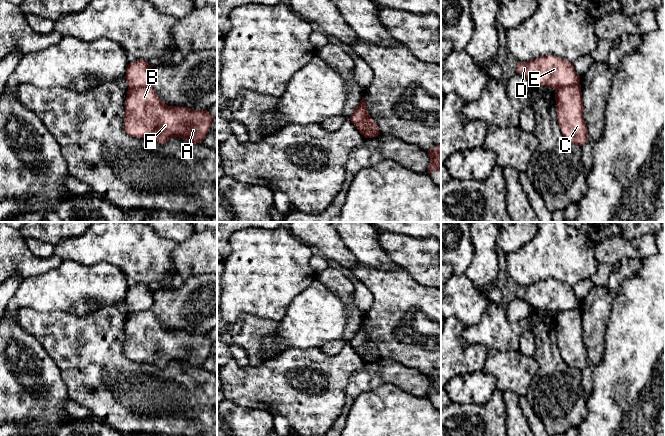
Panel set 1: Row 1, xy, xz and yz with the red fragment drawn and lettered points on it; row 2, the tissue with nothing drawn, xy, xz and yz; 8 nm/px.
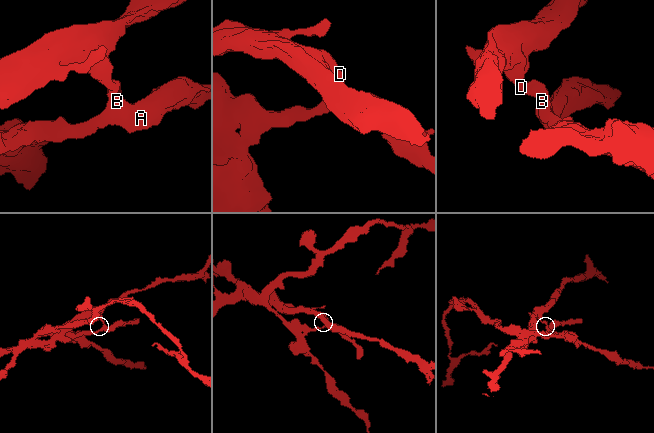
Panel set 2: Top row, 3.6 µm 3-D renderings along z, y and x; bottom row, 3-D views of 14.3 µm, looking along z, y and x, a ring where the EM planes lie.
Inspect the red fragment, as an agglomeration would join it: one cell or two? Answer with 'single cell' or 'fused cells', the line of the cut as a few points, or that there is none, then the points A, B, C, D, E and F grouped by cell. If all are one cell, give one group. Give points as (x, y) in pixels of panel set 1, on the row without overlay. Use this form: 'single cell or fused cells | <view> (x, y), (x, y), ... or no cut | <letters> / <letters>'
fused cells | yz (578, 307), (572, 310), (560, 311), (556, 314) | A B C F / D E

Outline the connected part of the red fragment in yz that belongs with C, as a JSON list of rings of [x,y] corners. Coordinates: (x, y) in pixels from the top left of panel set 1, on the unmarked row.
[[[576,308],[556,314],[557,344],[563,360],[570,367],[583,370],[588,356],[584,344],[581,309]]]

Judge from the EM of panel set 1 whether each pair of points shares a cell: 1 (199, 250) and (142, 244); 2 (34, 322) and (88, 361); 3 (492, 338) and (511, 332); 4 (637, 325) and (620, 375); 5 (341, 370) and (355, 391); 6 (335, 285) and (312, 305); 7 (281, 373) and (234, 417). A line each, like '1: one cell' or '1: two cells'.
1: two cells
2: one cell
3: one cell
4: one cell
5: two cells
6: two cells
7: two cells

